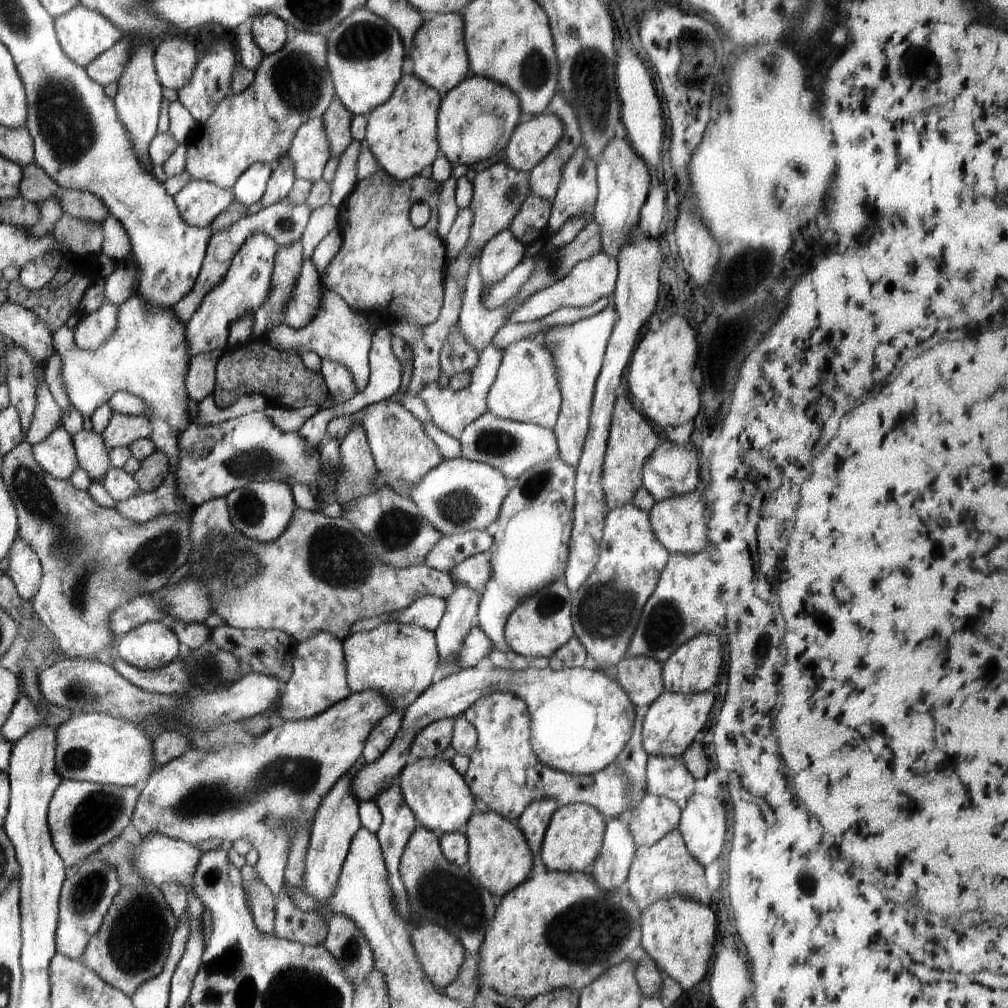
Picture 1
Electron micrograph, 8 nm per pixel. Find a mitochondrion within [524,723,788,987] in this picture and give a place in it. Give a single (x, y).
(610, 925)

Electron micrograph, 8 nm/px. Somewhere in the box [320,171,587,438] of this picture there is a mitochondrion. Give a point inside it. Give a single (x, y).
(554, 265)

